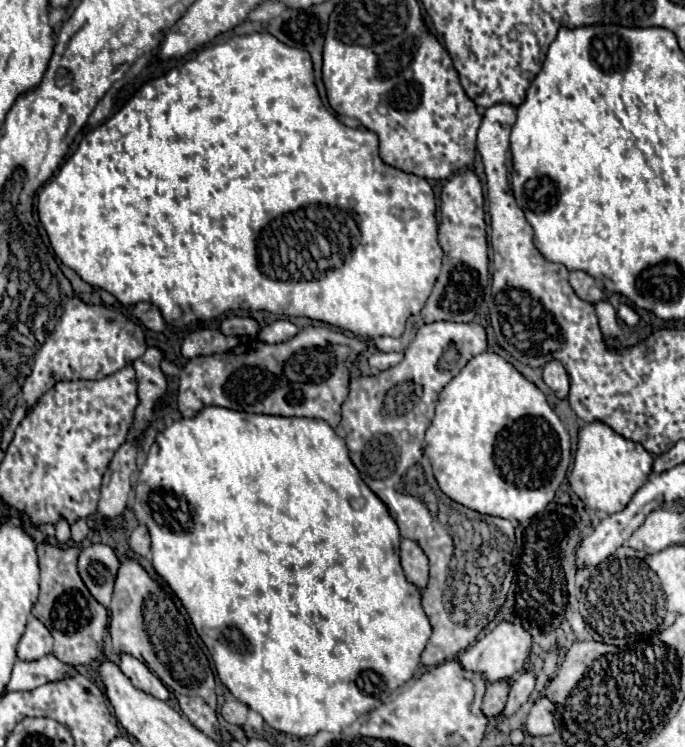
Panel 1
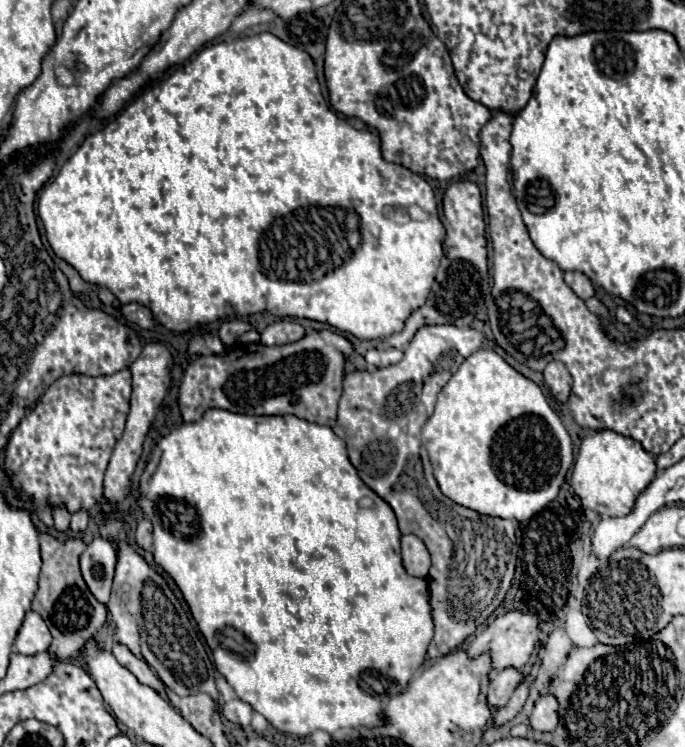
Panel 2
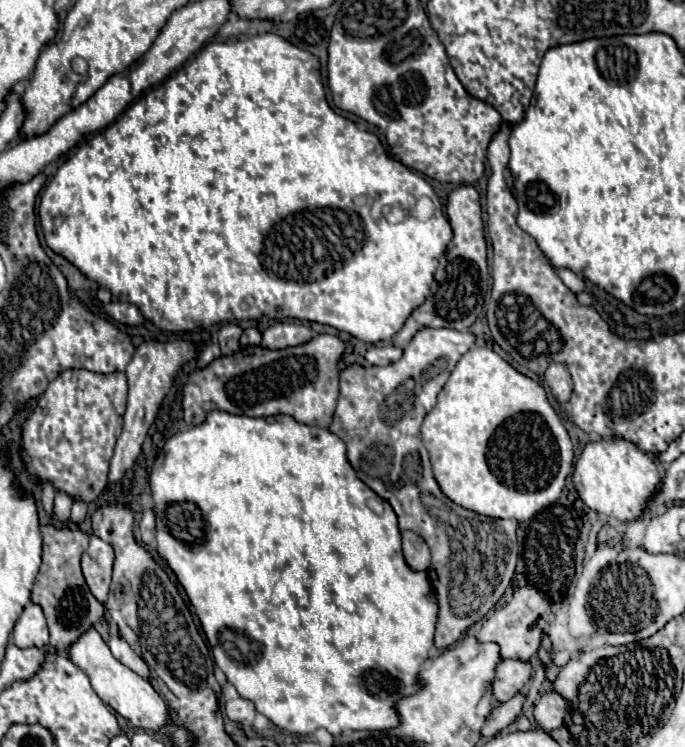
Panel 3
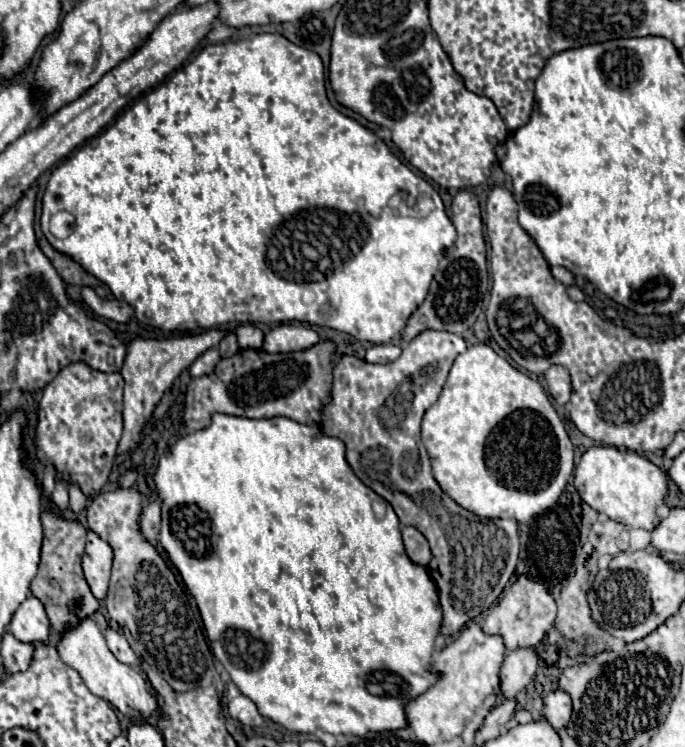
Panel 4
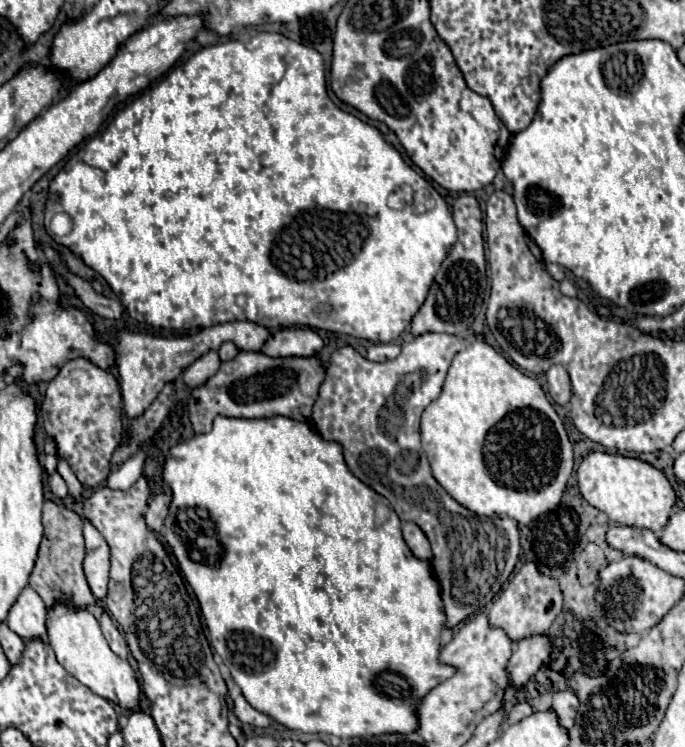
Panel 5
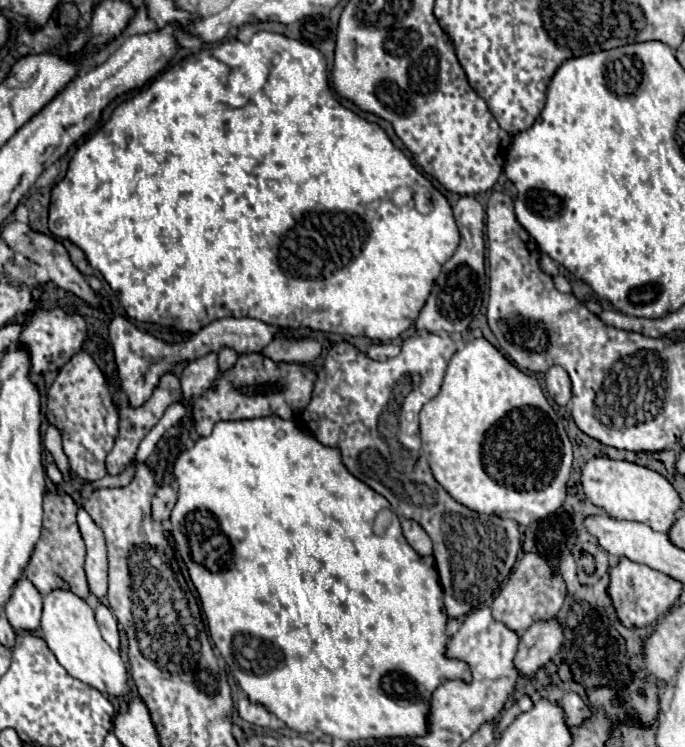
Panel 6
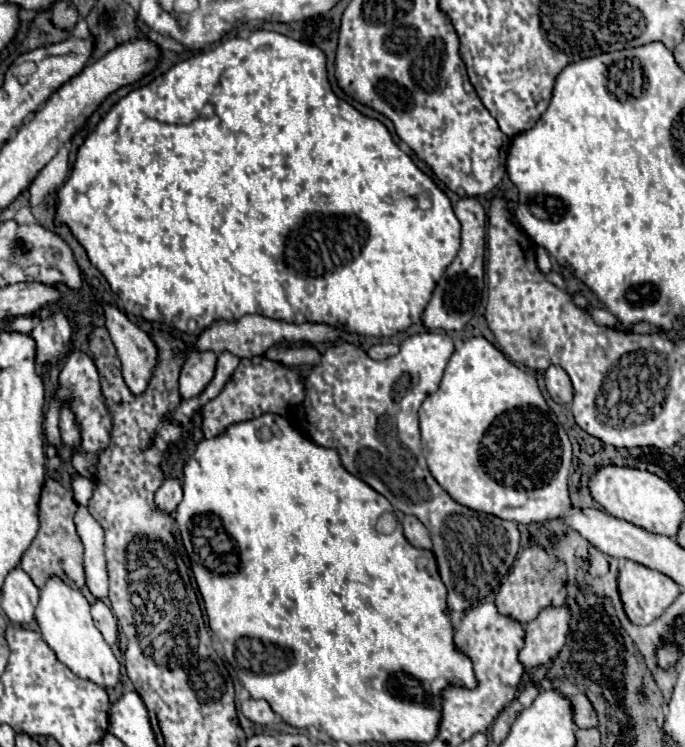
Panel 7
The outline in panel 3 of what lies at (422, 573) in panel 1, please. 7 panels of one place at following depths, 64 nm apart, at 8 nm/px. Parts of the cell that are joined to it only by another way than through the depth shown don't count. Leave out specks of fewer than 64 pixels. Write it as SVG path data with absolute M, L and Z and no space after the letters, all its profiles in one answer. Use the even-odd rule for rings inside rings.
M412 530L402 532L402 548L404 558L412 570L428 570L430 566L430 548L422 536Z

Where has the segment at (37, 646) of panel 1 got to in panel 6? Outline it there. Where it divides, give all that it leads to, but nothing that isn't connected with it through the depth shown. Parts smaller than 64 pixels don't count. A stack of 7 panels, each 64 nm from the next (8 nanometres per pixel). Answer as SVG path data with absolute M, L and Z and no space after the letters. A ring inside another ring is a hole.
M20 576L20 580L14 584L12 596L8 598L8 604L4 606L4 612L10 626L16 632L36 630L40 626L42 596L26 576Z

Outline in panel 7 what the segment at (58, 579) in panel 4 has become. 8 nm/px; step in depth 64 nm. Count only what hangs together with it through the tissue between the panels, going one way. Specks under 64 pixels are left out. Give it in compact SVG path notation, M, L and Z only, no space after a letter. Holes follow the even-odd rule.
M48 476L44 486L42 486L42 494L38 500L38 520L40 520L40 528L36 538L32 540L30 548L24 552L22 560L20 560L20 568L24 572L28 572L28 576L32 578L32 582L42 588L44 582L52 576L58 574L62 580L66 580L72 588L82 588L84 586L84 566L82 566L82 552L84 546L76 534L76 526L74 526L74 514L76 514L78 504L72 498L72 492L68 488L64 488L54 476Z

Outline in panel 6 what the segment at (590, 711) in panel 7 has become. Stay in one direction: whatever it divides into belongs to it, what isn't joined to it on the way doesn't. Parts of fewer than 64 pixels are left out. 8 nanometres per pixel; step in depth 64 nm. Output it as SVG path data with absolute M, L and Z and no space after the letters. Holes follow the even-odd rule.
M568 692L562 700L560 700L564 714L566 714L566 722L568 726L580 726L584 724L584 720L588 720L588 704L584 702L582 696L578 696L576 692Z

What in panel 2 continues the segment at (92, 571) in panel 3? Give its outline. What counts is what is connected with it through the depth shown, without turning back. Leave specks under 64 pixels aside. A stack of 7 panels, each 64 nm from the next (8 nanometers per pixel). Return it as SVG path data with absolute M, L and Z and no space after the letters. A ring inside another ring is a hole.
M94 538L88 544L86 552L80 556L82 576L84 576L90 592L102 604L106 604L108 596L110 596L114 566L116 566L116 550L114 550L112 542L102 540L102 538Z

